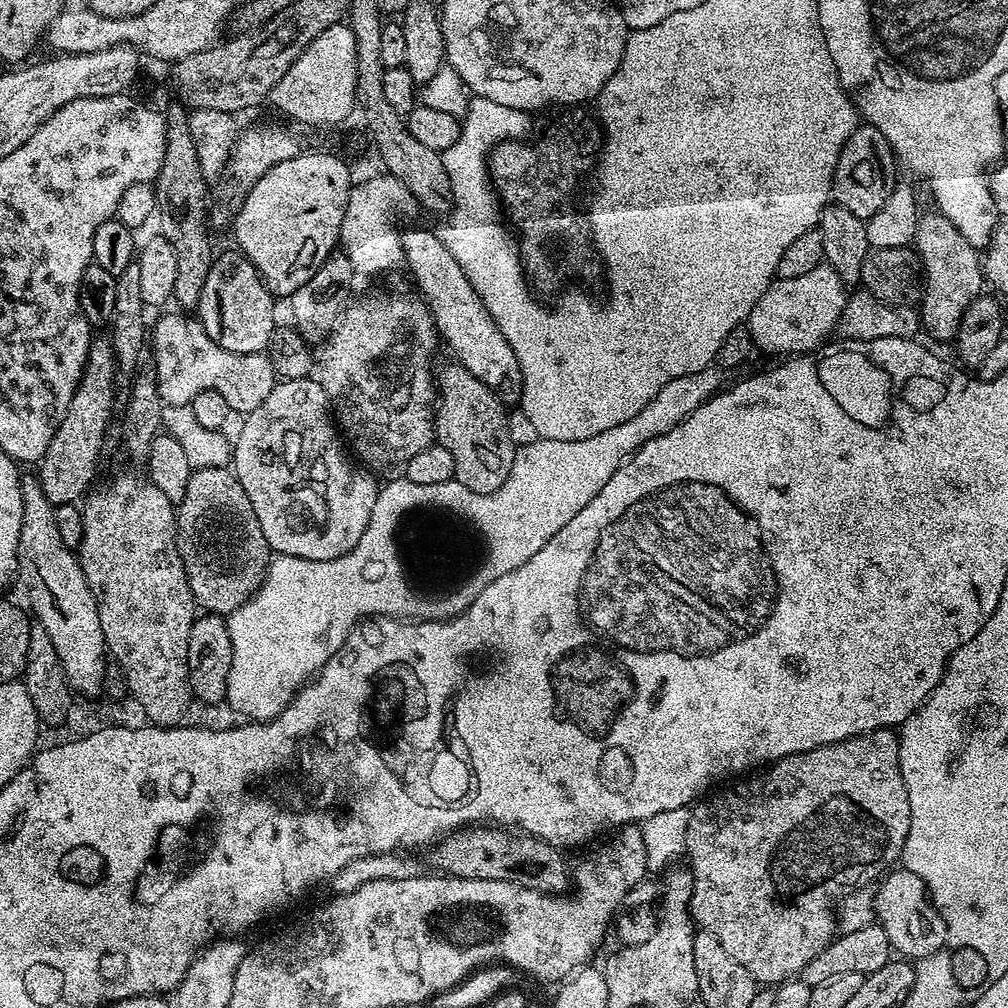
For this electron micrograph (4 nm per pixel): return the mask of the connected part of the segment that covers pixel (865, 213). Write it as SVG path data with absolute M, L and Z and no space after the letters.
M867 122L861 123L842 146L838 166L832 175L831 195L837 205L867 222L871 216L878 214L878 210L882 210L886 198L897 187L896 172L898 173L898 164L882 130Z

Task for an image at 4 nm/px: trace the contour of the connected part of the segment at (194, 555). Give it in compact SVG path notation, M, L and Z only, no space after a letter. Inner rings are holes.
M228 468L195 469L186 484L186 494L175 509L176 545L192 597L208 614L227 614L238 610L238 606L255 596L262 586L274 553L266 542L266 534L262 534L262 526L258 526L258 514L254 514L254 506L250 498L246 498L246 490L242 490L235 471Z

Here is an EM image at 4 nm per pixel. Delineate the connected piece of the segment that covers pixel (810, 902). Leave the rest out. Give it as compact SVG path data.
M879 728L858 734L854 738L846 738L842 742L834 742L830 746L818 746L802 754L790 754L769 763L763 770L747 778L737 780L740 780L737 784L732 784L721 792L713 791L691 805L686 826L686 860L692 869L690 911L693 921L703 931L714 934L714 938L722 942L725 950L742 966L746 966L746 970L750 970L757 985L775 986L799 977L800 971L814 958L818 958L822 950L826 950L826 946L837 935L838 901L846 890L867 885L872 880L871 876L883 877L892 866L888 864L900 860L900 851L904 848L906 834L910 830L910 798L906 794L906 782L902 782L900 773L900 738L893 729Z

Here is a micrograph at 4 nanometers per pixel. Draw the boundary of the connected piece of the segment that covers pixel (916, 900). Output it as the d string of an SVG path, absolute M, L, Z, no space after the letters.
M889 871L875 889L876 919L882 930L886 930L886 938L890 938L893 953L917 962L945 950L948 943L946 922L933 906L932 897L928 895L928 887L924 885L922 878L918 878L918 874L913 872L895 871Z

